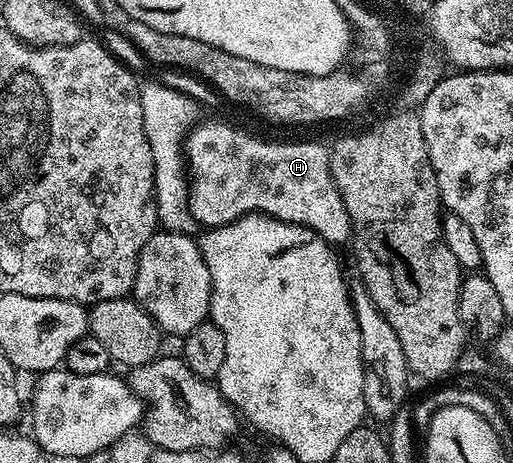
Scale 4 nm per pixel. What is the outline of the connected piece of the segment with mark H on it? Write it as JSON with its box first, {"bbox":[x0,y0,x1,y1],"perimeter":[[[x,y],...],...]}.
{"bbox":[185,119,352,245],"perimeter":[[[211,119],[208,123],[199,121],[188,131],[185,140],[185,171],[189,176],[187,208],[200,228],[224,227],[226,223],[232,223],[243,215],[258,213],[261,215],[271,215],[274,219],[280,219],[286,223],[296,223],[302,227],[313,229],[322,239],[332,245],[340,245],[339,243],[343,242],[343,244],[346,244],[352,238],[351,218],[345,209],[345,201],[337,189],[335,178],[331,175],[331,156],[328,148],[326,146],[322,147],[319,143],[270,143],[267,139],[250,139],[241,128],[234,127],[231,123],[222,123],[219,119]]]}

